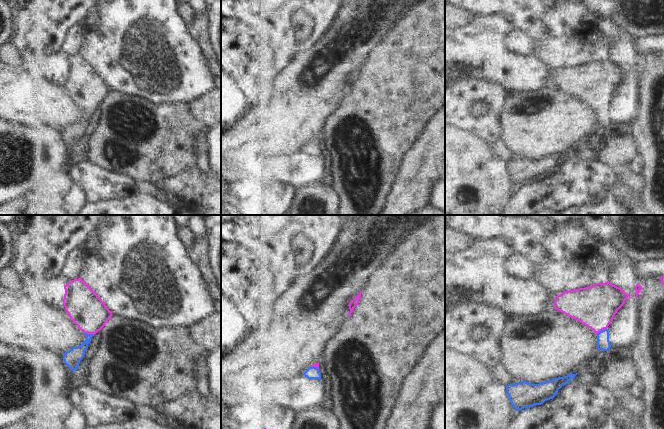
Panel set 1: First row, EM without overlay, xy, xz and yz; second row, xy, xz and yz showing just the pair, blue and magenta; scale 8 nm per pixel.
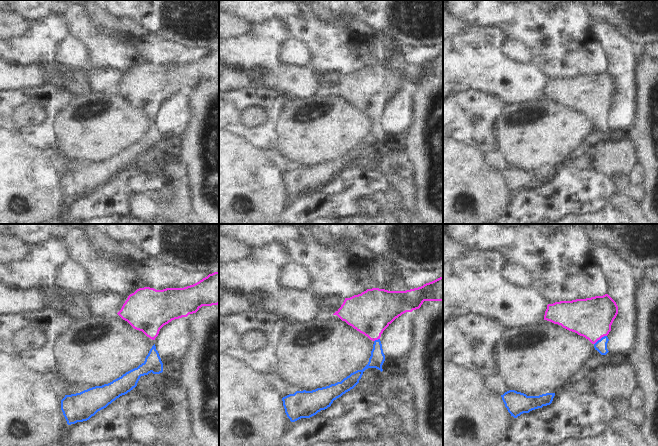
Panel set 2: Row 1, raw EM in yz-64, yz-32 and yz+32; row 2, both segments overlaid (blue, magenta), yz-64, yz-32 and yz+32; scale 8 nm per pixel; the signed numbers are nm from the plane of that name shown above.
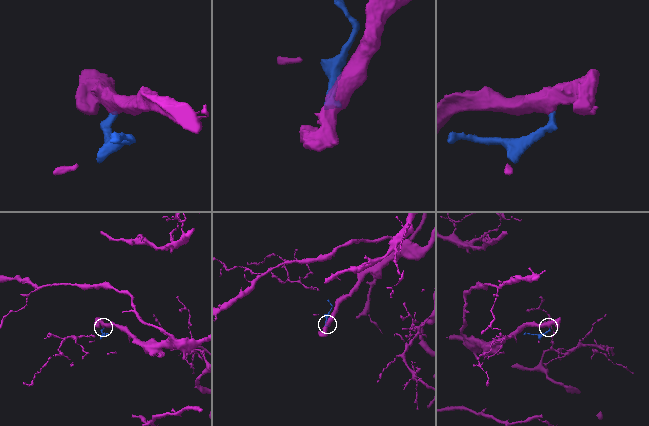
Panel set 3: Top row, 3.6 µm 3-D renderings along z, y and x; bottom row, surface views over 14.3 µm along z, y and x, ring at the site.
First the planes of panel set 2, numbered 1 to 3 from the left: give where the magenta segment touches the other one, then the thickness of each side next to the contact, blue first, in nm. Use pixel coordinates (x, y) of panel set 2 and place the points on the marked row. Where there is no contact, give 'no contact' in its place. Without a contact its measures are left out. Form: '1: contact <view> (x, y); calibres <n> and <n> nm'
1: no contact
2: contact yz-32 (376, 340); calibres 120 and 340 nm
3: contact yz+32 (601, 338); calibres 100 and 320 nm

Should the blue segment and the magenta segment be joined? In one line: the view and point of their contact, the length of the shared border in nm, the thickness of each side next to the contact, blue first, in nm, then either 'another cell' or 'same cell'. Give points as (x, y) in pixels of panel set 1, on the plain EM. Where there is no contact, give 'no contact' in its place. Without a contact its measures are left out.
yz (602, 106) | 100 nm | 110/340 nm | same cell

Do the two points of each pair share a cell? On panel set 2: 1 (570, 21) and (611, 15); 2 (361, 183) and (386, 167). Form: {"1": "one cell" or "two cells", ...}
{"1": "two cells", "2": "two cells"}

